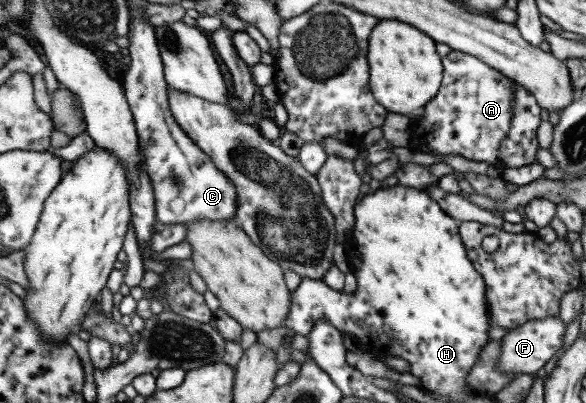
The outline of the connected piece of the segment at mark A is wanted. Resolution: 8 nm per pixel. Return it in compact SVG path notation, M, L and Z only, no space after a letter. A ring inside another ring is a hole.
M451 50L442 57L443 79L437 95L425 104L425 115L412 124L412 138L409 148L416 152L432 156L458 155L474 162L485 162L497 165L500 157L500 146L512 125L514 115L513 91L515 83L510 77L489 67L479 58Z

